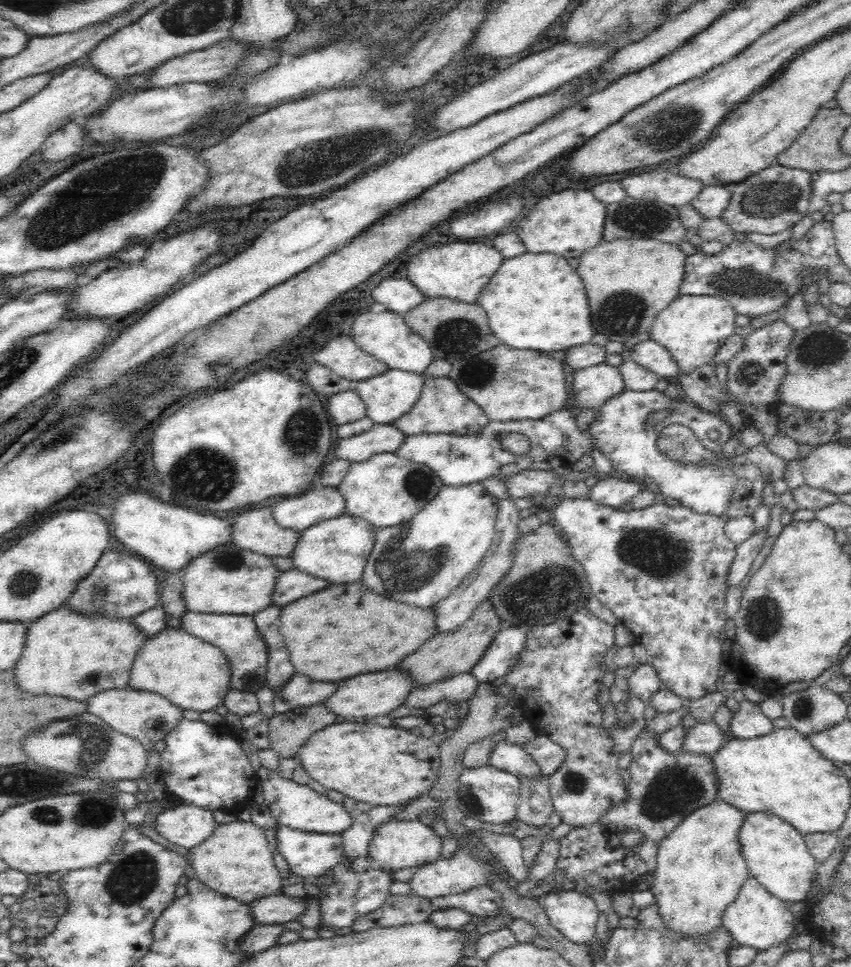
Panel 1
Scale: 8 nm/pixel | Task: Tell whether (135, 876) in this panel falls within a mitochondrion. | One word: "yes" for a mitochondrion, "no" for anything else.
yes

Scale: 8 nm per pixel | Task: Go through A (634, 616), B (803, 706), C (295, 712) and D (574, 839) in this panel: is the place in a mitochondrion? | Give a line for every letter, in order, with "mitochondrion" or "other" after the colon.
A: other
B: mitochondrion
C: other
D: other

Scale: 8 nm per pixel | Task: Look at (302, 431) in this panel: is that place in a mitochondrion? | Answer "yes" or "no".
yes

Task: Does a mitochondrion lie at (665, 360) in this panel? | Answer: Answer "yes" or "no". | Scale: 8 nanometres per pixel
no

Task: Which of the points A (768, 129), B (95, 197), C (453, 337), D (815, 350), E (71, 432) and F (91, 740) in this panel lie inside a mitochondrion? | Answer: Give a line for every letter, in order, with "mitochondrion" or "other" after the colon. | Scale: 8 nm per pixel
A: other
B: mitochondrion
C: mitochondrion
D: mitochondrion
E: mitochondrion
F: mitochondrion

